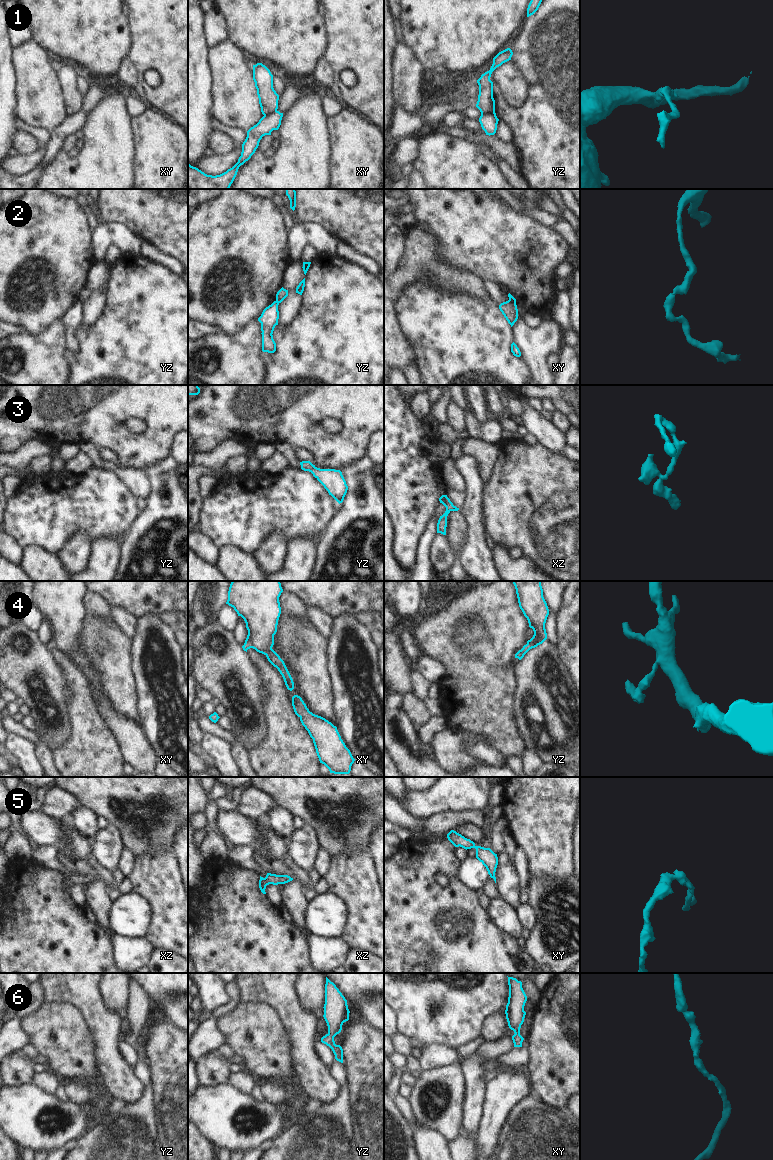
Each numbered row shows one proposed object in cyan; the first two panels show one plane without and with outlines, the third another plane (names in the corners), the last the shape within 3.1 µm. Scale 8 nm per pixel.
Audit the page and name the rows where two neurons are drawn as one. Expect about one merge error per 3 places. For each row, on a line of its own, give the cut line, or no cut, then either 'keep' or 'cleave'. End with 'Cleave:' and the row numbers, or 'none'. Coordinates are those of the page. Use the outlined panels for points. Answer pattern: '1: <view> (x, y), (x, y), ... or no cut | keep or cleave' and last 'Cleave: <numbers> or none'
1: yz (494, 111), (481, 114) | cleave
2: yz (276, 300), (278, 304) | cleave
3: no cut | keep
4: no cut | keep
5: no cut | keep
6: no cut | keep
Cleave: 1, 2

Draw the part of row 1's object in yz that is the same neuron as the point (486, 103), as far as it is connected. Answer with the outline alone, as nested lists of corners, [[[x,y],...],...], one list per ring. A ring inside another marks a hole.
[[[507,48],[499,52],[493,58],[493,64],[489,71],[481,75],[477,80],[479,85],[479,95],[476,107],[480,110],[481,114],[495,112],[495,100],[493,98],[493,82],[490,80],[492,72],[503,63],[511,60],[513,52]]]

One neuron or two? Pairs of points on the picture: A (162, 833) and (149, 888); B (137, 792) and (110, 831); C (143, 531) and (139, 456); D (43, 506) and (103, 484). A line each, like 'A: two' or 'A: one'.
A: two
B: two
C: two
D: one

